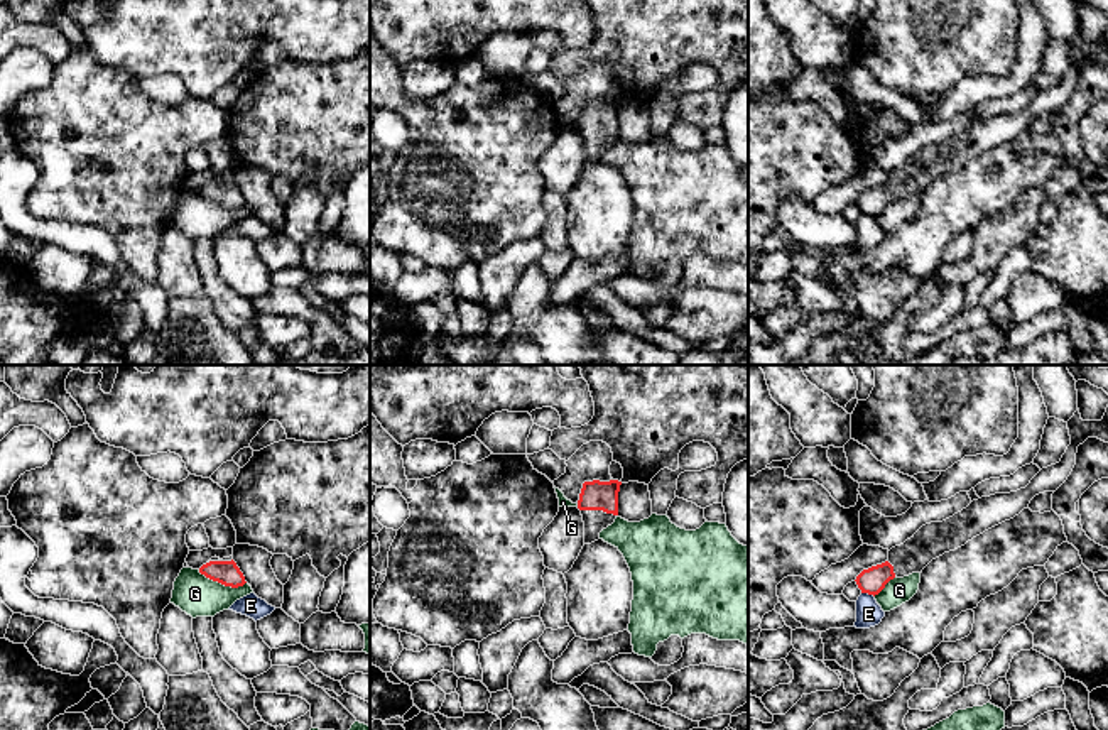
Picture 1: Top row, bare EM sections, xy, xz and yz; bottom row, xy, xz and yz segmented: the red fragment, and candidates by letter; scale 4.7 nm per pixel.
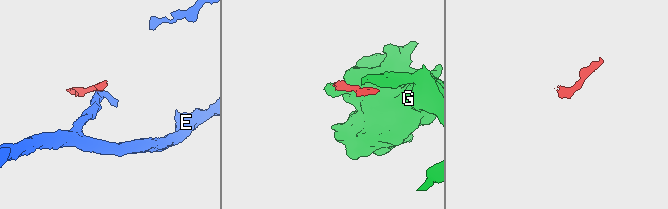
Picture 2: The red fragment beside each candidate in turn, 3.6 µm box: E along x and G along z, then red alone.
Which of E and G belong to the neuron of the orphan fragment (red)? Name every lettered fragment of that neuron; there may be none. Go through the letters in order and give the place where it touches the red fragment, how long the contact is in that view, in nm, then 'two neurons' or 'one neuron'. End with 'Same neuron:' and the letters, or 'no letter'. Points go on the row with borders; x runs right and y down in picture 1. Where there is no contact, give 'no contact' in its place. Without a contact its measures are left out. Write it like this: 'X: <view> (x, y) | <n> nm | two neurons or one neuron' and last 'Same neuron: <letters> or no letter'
E: yz (869, 593) | 70 nm | two neurons
G: xy (222, 583) | 240 nm | two neurons
Same neuron: no letter

